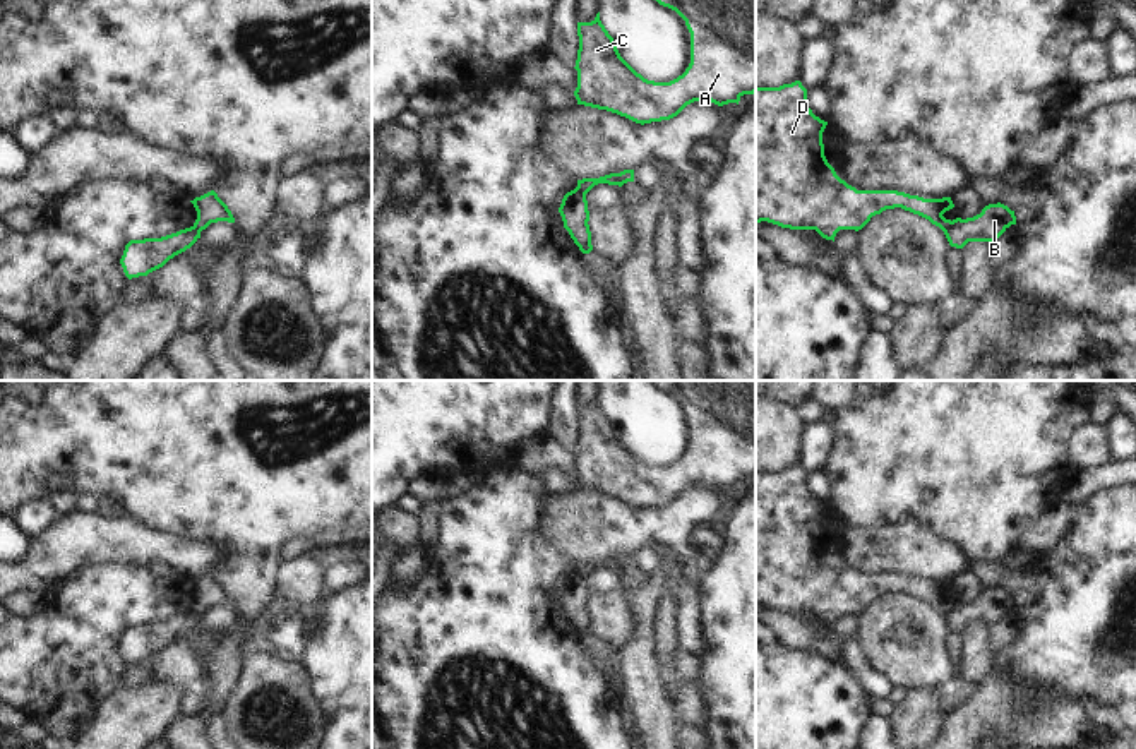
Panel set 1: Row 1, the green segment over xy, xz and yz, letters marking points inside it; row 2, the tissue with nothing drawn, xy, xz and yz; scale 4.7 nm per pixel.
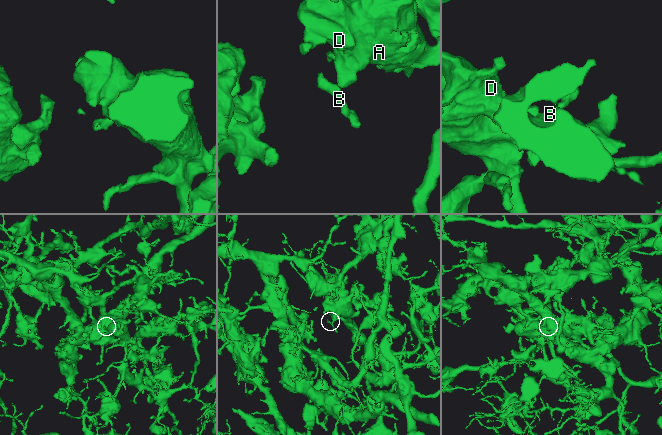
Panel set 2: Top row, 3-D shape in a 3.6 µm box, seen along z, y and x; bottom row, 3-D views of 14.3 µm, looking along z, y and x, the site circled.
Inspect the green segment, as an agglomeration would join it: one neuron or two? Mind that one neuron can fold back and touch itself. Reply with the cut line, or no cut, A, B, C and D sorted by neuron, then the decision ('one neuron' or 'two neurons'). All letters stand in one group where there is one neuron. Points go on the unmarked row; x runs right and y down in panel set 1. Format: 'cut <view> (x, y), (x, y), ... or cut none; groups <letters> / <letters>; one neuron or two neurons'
cut yz (953, 605), (944, 616); groups A C D / B; two neurons

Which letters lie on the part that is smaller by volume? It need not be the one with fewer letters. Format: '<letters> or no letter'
B

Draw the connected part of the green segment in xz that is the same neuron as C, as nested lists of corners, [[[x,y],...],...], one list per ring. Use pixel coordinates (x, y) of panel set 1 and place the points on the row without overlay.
[[[756,380],[651,382],[685,404],[691,416],[691,447],[685,456],[670,466],[644,463],[620,440],[598,396],[591,406],[577,406],[577,488],[607,494],[644,509],[670,504],[694,485],[738,488],[744,478],[756,476]]]

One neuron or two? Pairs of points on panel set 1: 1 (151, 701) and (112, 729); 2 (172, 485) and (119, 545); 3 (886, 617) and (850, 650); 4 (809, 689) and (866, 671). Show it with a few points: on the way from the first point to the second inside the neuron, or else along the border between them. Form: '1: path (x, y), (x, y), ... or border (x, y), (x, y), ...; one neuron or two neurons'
1: path (141, 712), (122, 729); one neuron
2: border (127, 513), (155, 528), (177, 535); two neurons
3: border (855, 640), (864, 659), (883, 674); two neurons
4: border (845, 662), (869, 698); two neurons

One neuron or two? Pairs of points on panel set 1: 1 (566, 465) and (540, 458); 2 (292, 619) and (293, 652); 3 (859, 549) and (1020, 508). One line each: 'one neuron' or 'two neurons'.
1: one neuron
2: one neuron
3: two neurons

